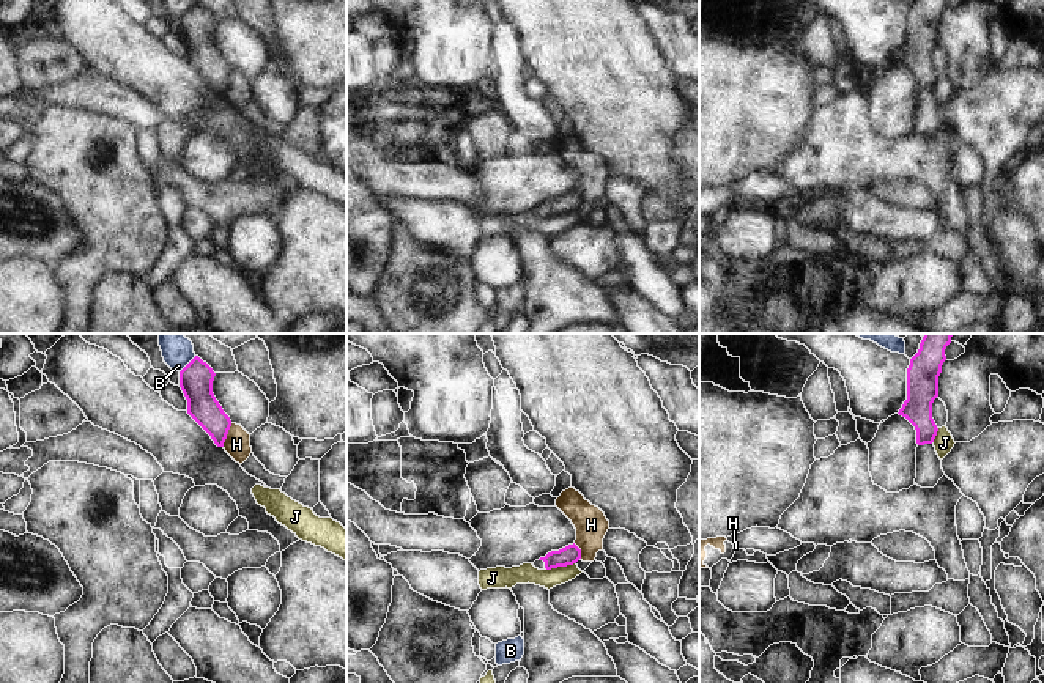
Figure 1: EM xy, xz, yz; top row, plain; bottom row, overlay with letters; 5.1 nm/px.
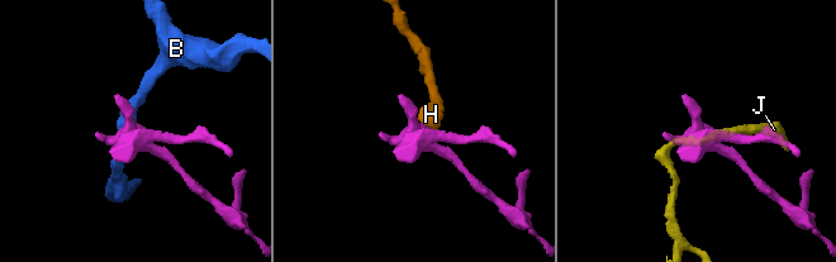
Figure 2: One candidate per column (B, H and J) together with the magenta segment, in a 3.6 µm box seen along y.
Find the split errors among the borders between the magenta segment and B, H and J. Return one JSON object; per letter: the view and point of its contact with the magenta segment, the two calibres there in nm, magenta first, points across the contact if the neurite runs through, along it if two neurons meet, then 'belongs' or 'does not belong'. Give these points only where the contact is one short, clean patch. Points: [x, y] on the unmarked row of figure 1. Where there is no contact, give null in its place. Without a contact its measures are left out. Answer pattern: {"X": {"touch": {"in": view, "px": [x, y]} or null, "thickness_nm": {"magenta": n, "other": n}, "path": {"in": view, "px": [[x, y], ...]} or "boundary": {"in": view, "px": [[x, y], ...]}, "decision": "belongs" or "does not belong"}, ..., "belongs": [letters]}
{"B": {"touch": {"in": "xy", "px": [188, 11]}, "thickness_nm": {"magenta": 180, "other": 100}, "boundary": {"in": "xy", "px": [[196, 3], [180, 19]]}, "decision": "does not belong"}, "H": {"touch": {"in": "xy", "px": [227, 81]}, "thickness_nm": {"magenta": 160, "other": 130}, "boundary": {"in": "xy", "px": [[232, 71], [222, 93]]}, "decision": "does not belong"}, "J": {"touch": {"in": "xz", "px": [559, 213]}, "thickness_nm": {"magenta": 100, "other": 100}, "boundary": {"in": "xz", "px": [[575, 210], [566, 214], [545, 216]]}, "decision": "does not belong"}, "belongs": []}

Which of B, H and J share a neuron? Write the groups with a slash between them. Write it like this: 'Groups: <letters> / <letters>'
Groups: B / H / J.

